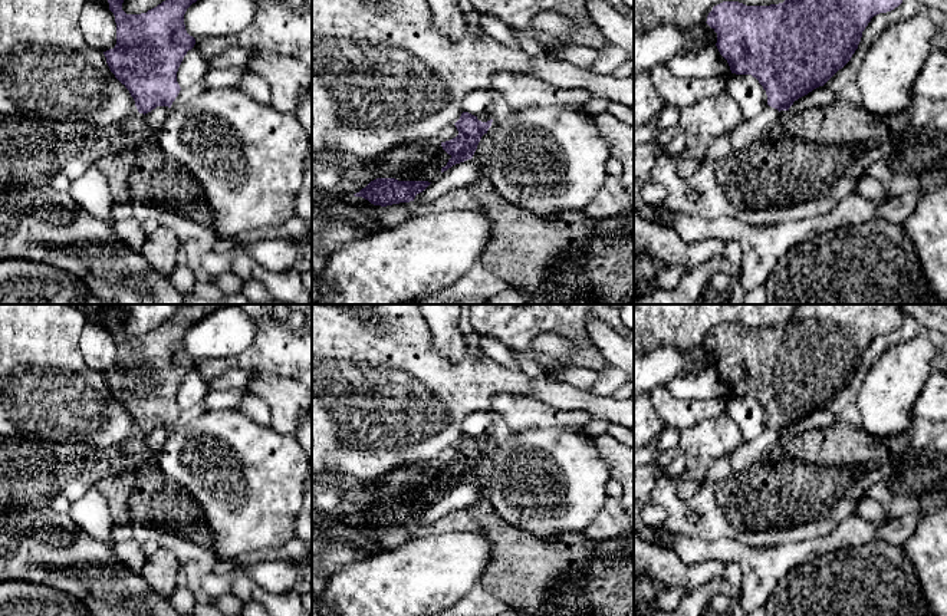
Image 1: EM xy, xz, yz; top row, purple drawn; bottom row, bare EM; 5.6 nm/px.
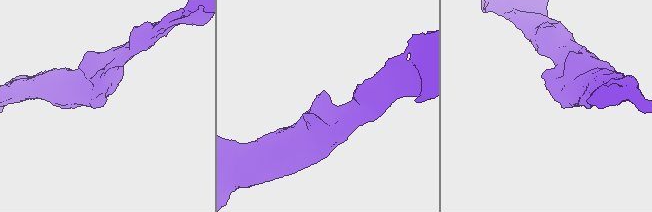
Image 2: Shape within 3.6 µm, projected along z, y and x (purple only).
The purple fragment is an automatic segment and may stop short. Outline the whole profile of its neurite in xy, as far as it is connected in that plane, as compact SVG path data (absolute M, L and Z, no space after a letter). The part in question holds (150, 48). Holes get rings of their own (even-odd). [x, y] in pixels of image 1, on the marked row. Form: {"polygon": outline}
{"polygon": "M108 0L115 16L116 45L103 52L106 63L115 78L129 90L139 113L148 113L157 106L171 108L181 88L177 82L178 67L195 45L195 39L185 30L184 14L197 0L165 0L141 14L126 14L124 0Z"}

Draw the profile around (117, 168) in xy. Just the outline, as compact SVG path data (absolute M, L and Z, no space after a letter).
M126 149L112 157L102 158L95 165L105 175L112 200L124 202L131 200L129 174L135 164L135 149Z

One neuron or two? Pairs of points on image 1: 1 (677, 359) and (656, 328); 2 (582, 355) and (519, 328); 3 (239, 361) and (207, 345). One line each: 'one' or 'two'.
1: two
2: one
3: two

